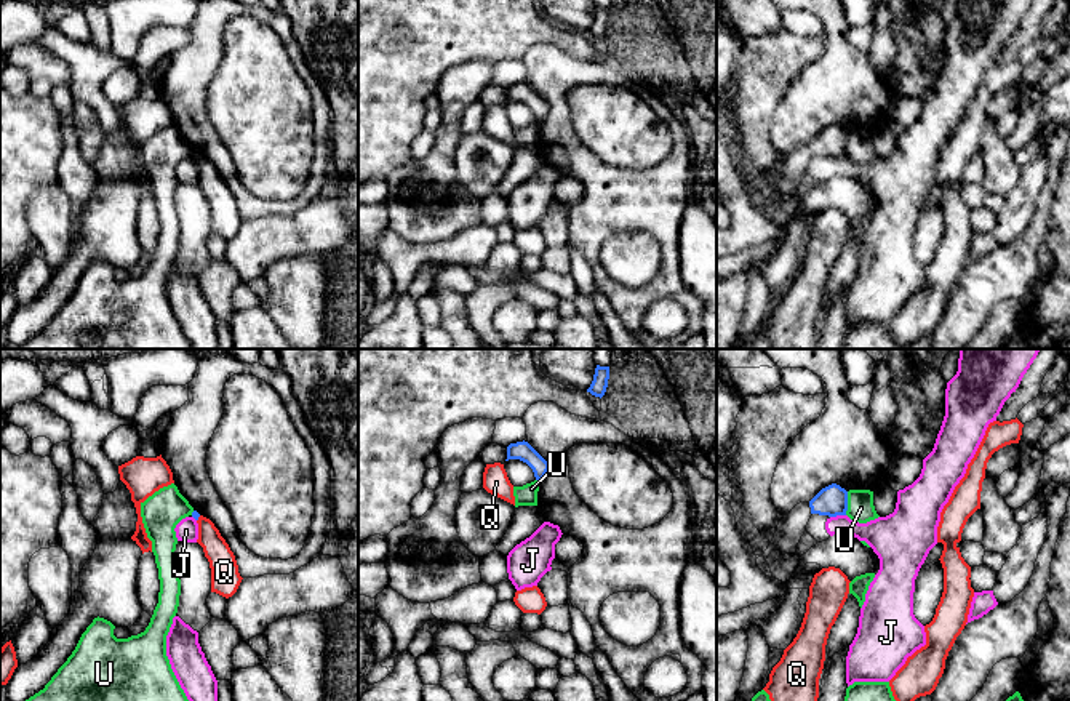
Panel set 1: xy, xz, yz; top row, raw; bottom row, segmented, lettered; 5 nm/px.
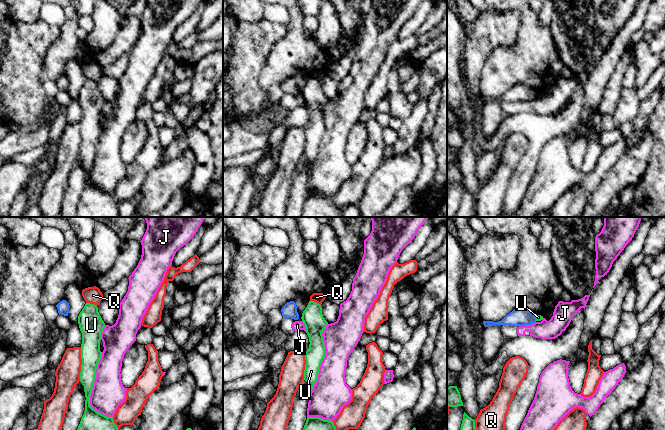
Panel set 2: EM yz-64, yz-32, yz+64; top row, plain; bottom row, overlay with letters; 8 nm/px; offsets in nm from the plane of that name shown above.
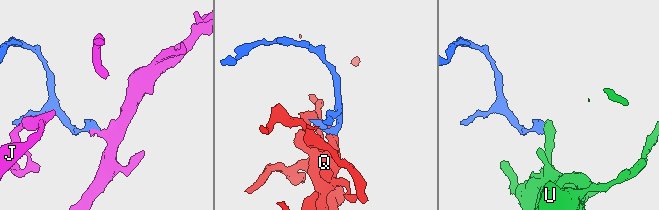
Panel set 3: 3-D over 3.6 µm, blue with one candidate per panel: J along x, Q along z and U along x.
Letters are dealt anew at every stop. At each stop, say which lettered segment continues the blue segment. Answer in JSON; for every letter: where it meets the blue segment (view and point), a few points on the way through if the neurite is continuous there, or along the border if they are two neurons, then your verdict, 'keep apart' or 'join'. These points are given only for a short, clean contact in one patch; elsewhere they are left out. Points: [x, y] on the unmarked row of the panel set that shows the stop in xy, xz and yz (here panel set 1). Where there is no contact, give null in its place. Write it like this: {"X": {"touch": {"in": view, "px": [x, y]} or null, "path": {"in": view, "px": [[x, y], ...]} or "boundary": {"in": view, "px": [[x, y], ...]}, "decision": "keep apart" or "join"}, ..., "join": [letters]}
{"J": {"touch": {"in": "yz", "px": [837, 156]}, "decision": "keep apart"}, "Q": {"touch": {"in": "xy", "px": [197, 160]}, "decision": "keep apart"}, "U": {"touch": {"in": "yz", "px": [846, 144]}, "boundary": {"in": "yz", "px": [[848, 133], [848, 151], [845, 156]]}, "decision": "keep apart"}, "join": []}

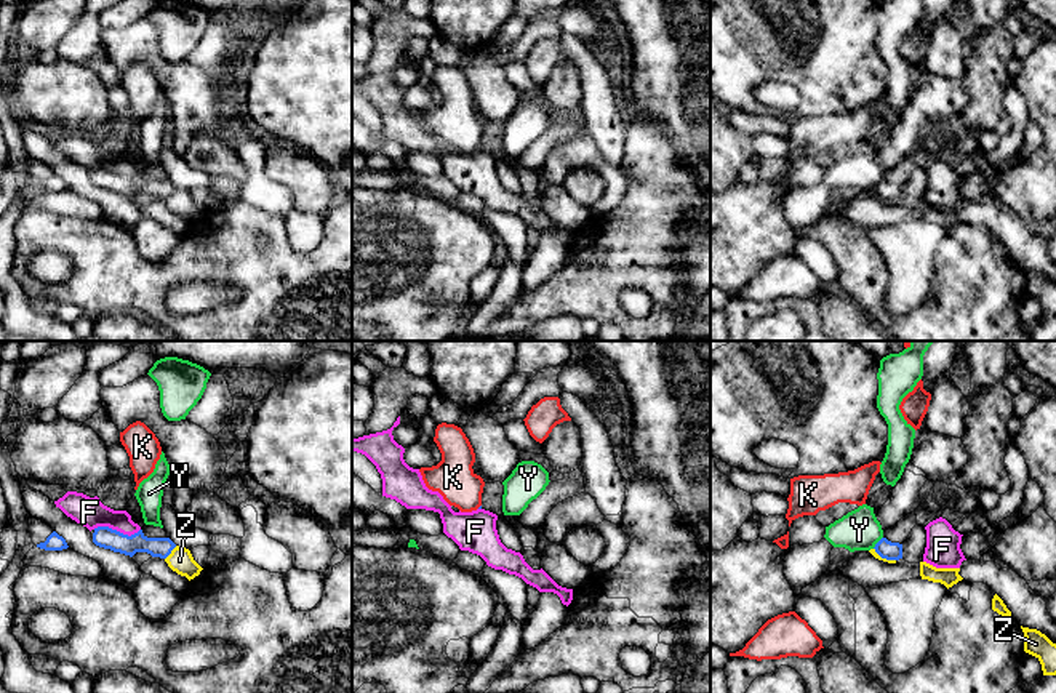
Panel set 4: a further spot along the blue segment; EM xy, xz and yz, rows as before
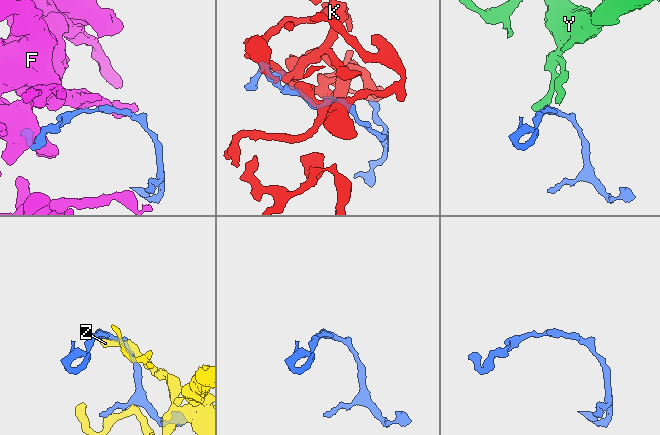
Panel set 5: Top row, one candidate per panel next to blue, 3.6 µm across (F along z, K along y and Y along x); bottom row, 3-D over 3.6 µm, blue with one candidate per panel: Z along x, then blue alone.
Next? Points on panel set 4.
{"F": {"touch": {"in": "xy", "px": [116, 172]}, "decision": "keep apart"}, "K": {"touch": null, "decision": "keep apart"}, "Y": {"touch": {"in": "yz", "px": [877, 184]}, "boundary": {"in": "yz", "px": [[882, 178], [872, 189]]}, "decision": "keep apart"}, "Z": {"touch": {"in": "xy", "px": [170, 194]}, "decision": "keep apart"}, "join": []}

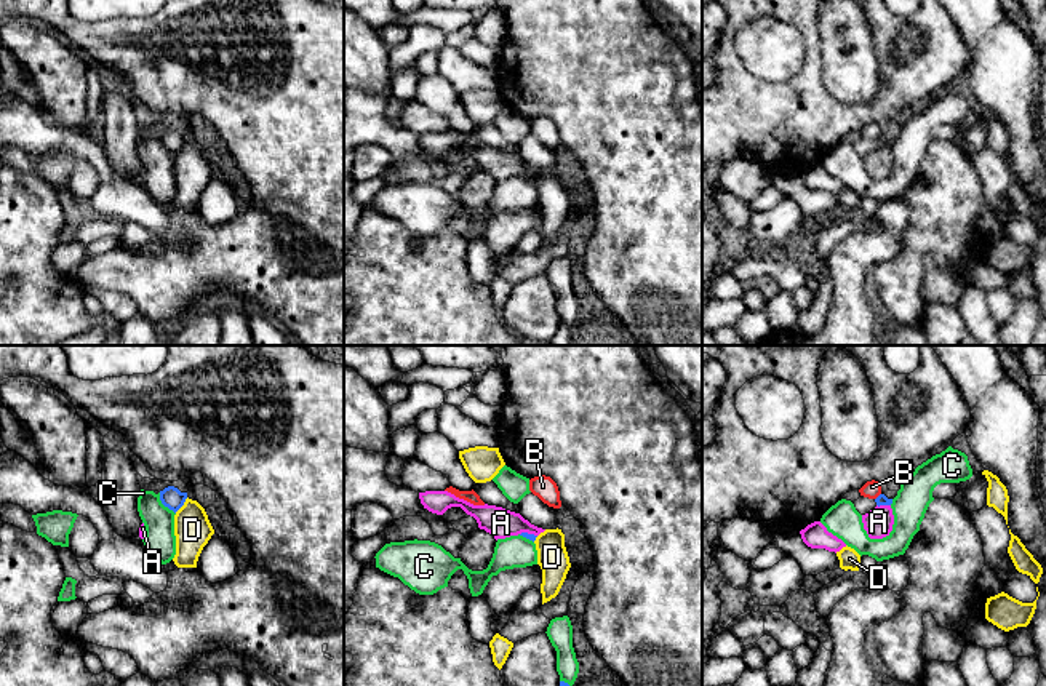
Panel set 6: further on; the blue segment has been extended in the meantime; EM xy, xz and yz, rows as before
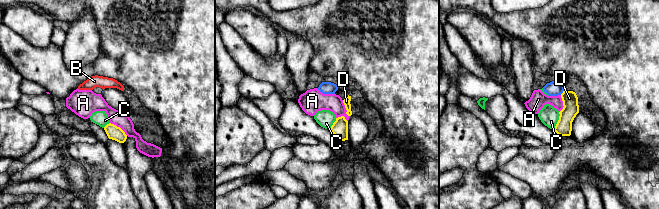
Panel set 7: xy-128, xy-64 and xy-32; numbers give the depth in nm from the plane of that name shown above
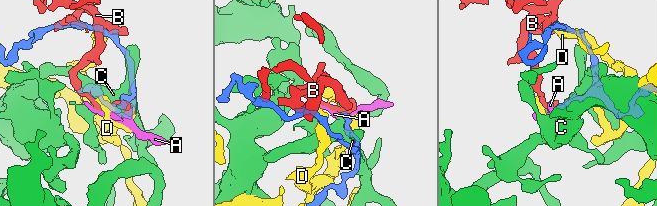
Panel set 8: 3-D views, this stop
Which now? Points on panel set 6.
{"A": {"touch": {"in": "xz", "px": [526, 175]}, "boundary": {"in": "xz", "px": [[520, 175], [533, 175], [536, 178]]}, "decision": "keep apart"}, "B": {"touch": {"in": "yz", "px": [878, 138]}, "decision": "keep apart"}, "C": {"touch": {"in": "xy", "px": [163, 146]}, "decision": "keep apart"}, "D": {"touch": {"in": "xy", "px": [181, 147]}, "boundary": {"in": "xy", "px": [[187, 139], [175, 154]]}, "decision": "keep apart"}, "join": []}

